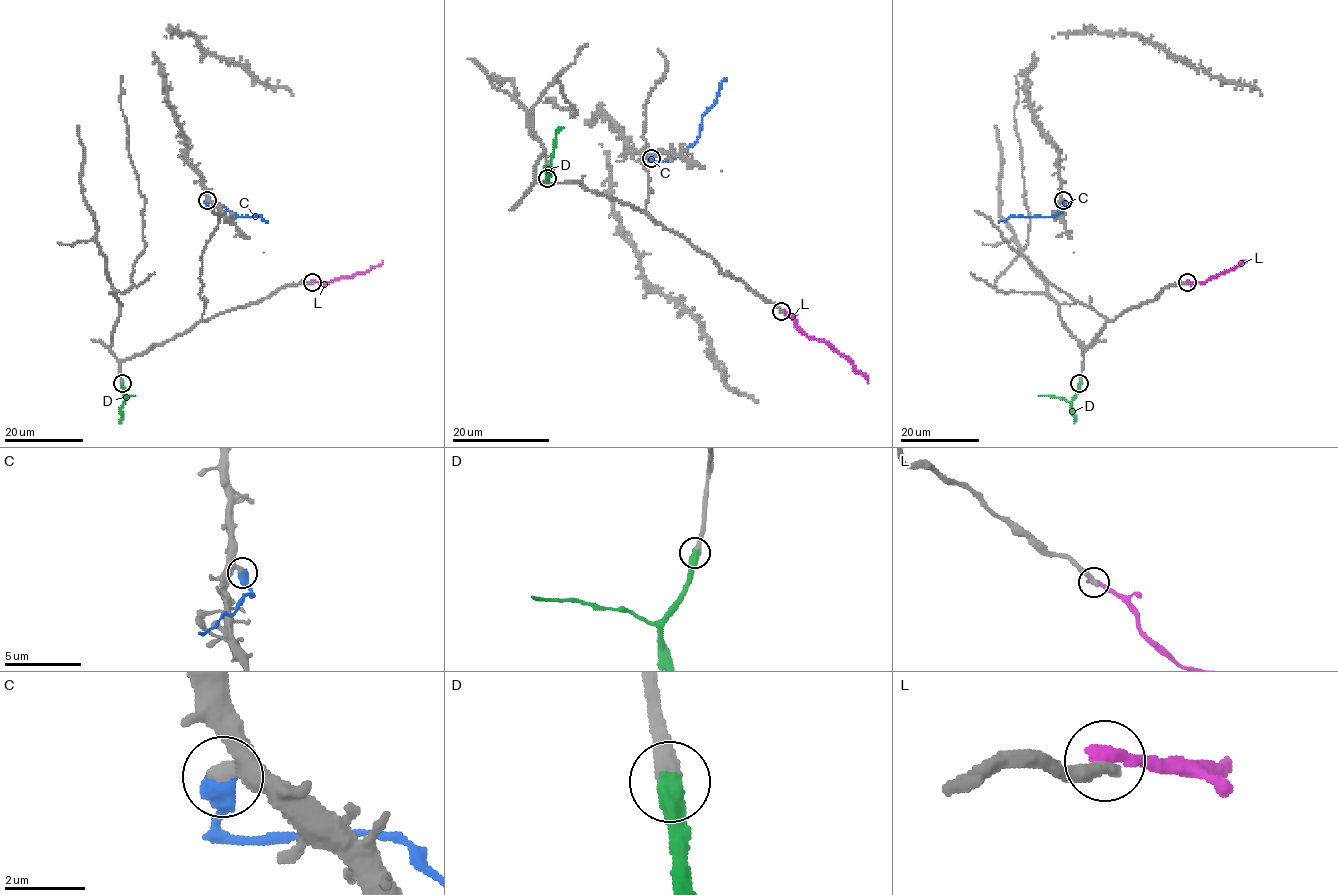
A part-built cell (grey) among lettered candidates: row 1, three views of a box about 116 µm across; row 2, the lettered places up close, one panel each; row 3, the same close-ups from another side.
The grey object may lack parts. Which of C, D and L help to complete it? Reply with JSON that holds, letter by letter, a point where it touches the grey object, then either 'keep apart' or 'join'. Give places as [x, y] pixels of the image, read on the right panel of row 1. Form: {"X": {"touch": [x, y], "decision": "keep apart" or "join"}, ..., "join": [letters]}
{"C": {"touch": [1063, 200], "decision": "keep apart"}, "D": {"touch": [1079, 383], "decision": "join"}, "L": {"touch": [1187, 282], "decision": "join"}, "join": ["D", "L"]}

